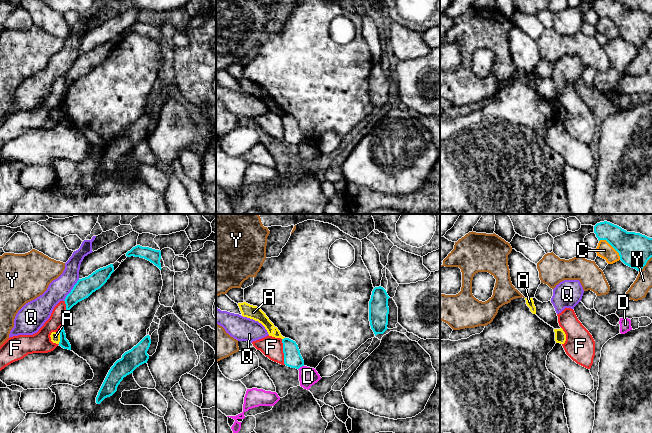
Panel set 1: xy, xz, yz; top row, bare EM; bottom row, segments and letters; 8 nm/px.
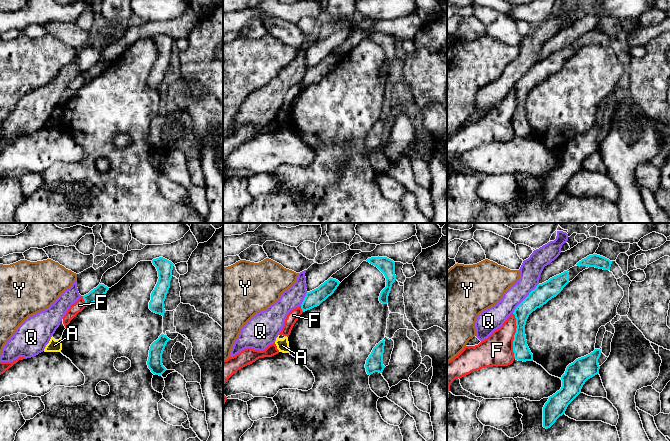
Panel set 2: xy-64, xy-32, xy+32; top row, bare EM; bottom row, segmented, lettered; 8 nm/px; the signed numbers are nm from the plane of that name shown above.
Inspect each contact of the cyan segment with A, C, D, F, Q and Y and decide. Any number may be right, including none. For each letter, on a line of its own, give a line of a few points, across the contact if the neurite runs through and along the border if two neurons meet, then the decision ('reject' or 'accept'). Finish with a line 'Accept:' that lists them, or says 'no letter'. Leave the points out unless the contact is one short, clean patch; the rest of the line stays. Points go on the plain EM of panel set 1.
A: line xy (59, 106), (58, 119); reject
C: reject
D: reject
F: reject
Q: line xy (79, 55), (63, 76); reject
Y: reject
Accept: no letter

